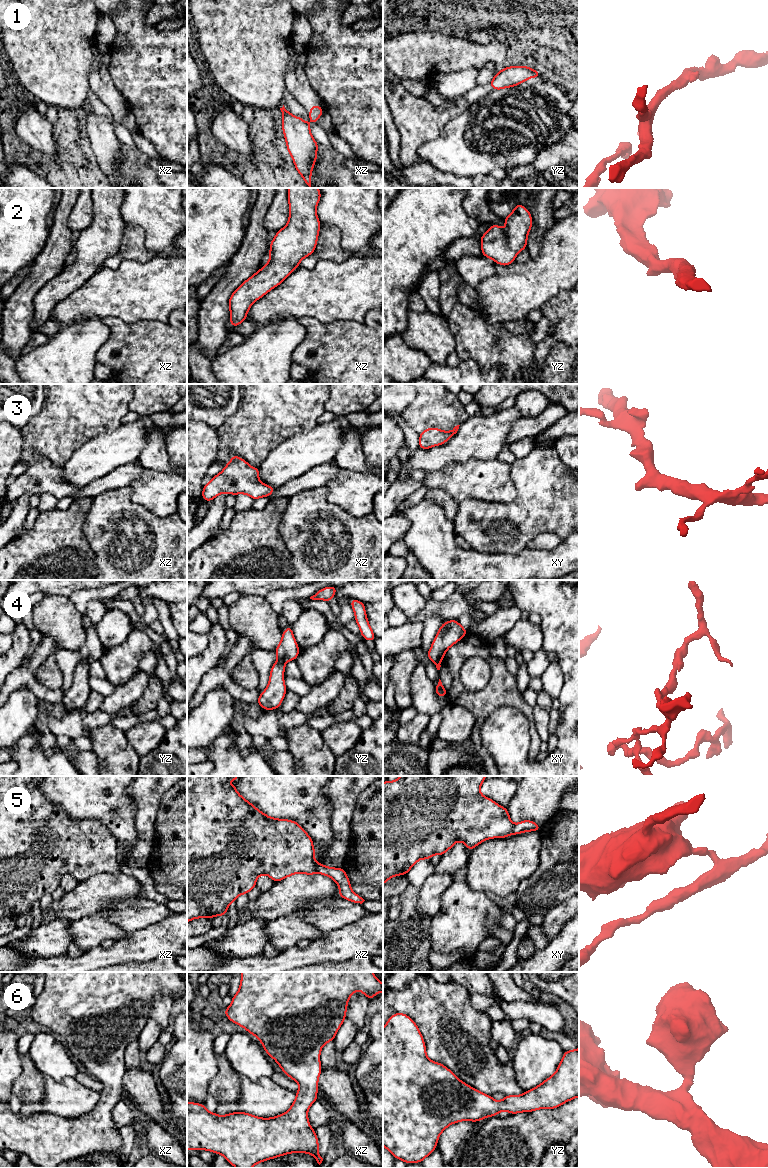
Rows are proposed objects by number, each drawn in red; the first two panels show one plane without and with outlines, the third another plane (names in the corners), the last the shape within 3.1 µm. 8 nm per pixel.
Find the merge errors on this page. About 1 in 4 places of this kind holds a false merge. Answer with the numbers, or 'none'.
5

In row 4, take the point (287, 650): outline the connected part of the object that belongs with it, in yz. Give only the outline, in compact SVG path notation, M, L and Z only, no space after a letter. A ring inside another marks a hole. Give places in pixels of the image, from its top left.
M291 625L283 631L281 642L275 648L275 652L277 661L271 668L269 683L257 700L266 711L280 707L287 691L284 682L285 663L296 660L300 653Z

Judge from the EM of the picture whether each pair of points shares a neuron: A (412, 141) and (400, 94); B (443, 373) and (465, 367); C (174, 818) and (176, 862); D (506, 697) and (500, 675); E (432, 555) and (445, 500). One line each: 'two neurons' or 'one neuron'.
A: one neuron
B: one neuron
C: one neuron
D: one neuron
E: two neurons

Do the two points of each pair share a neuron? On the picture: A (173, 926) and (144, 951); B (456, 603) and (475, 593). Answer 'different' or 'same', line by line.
A: same
B: different

